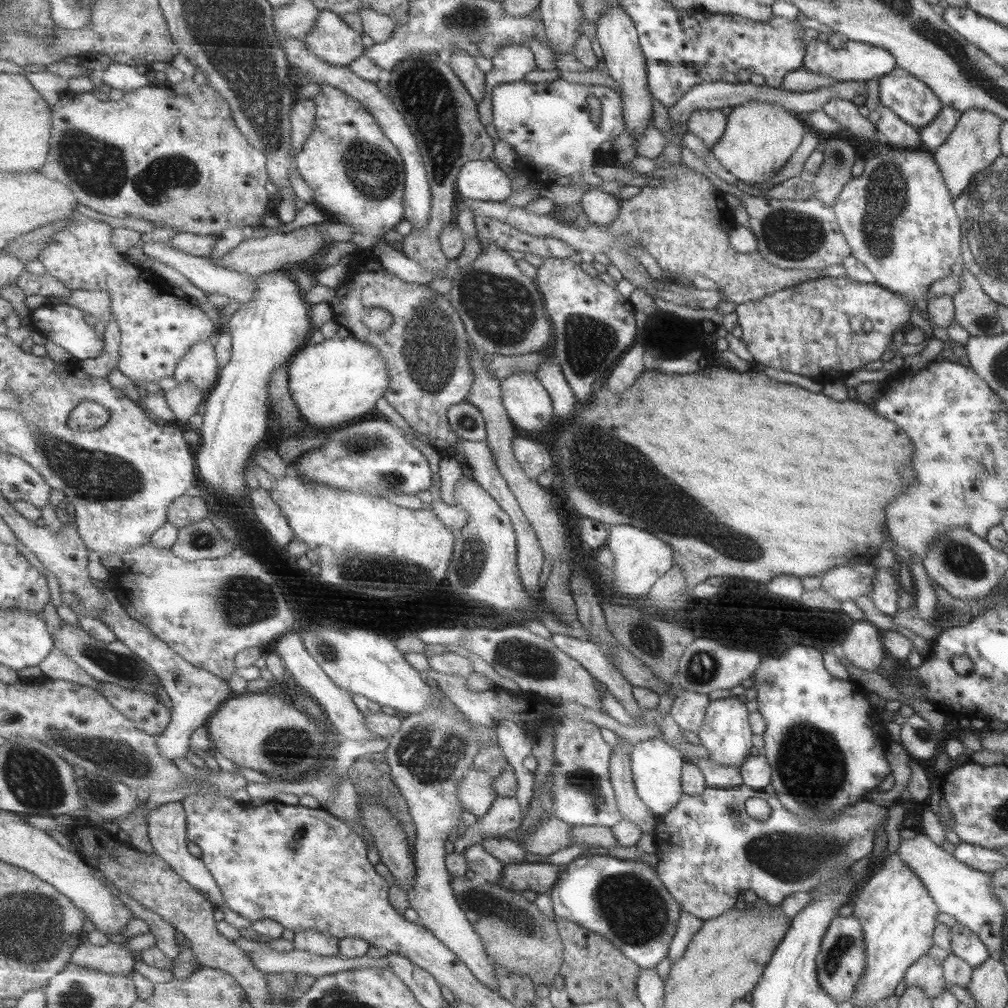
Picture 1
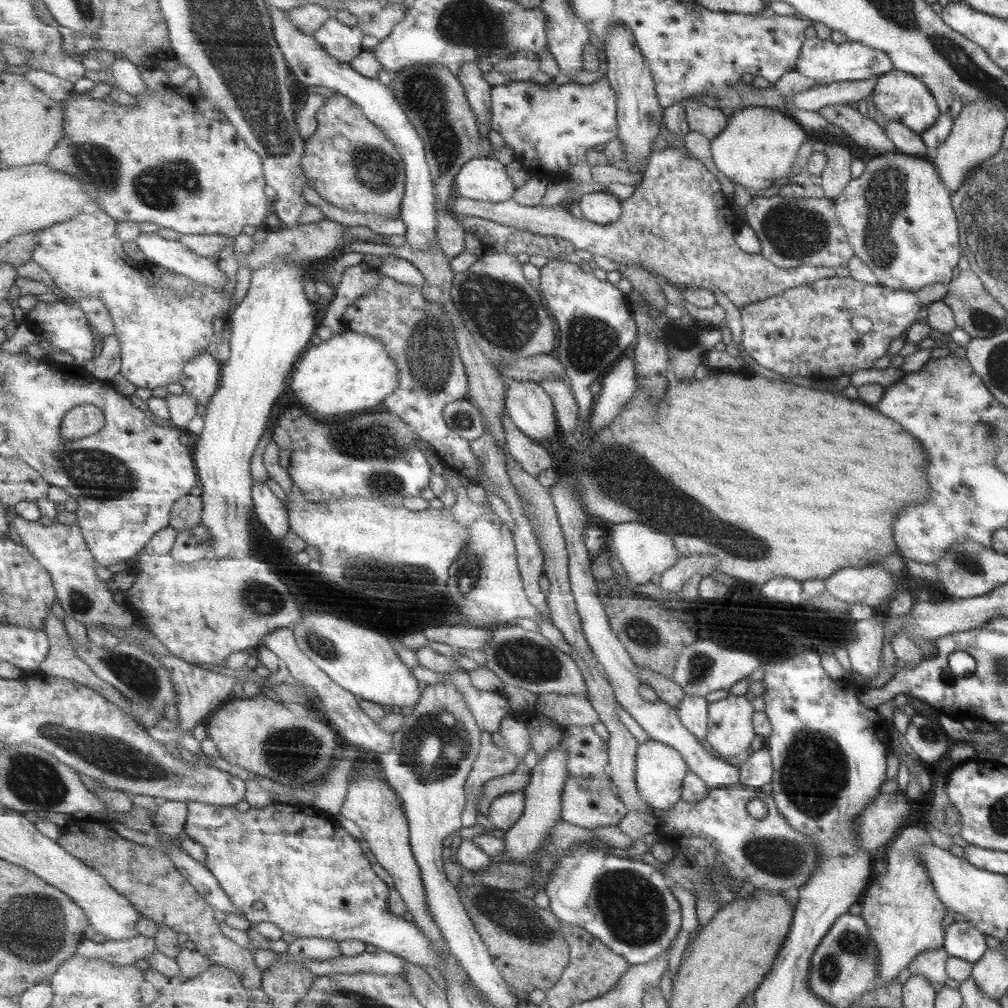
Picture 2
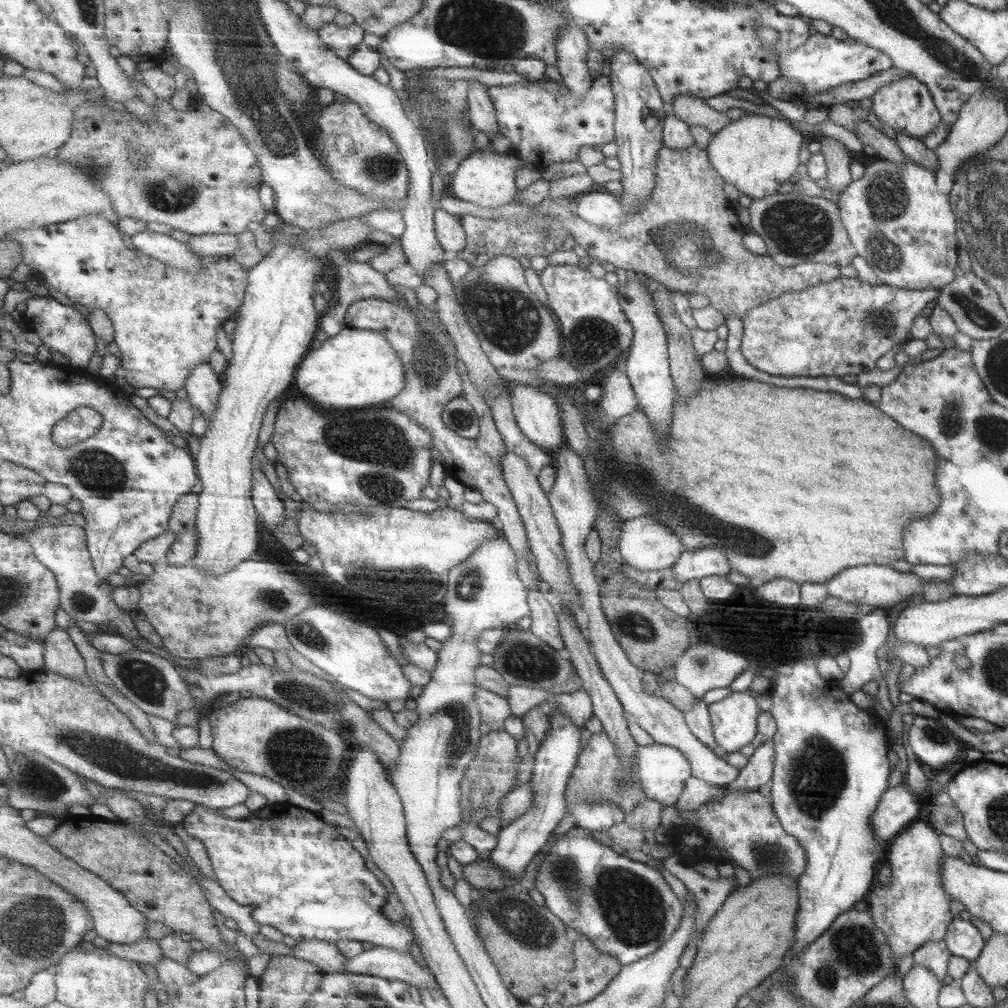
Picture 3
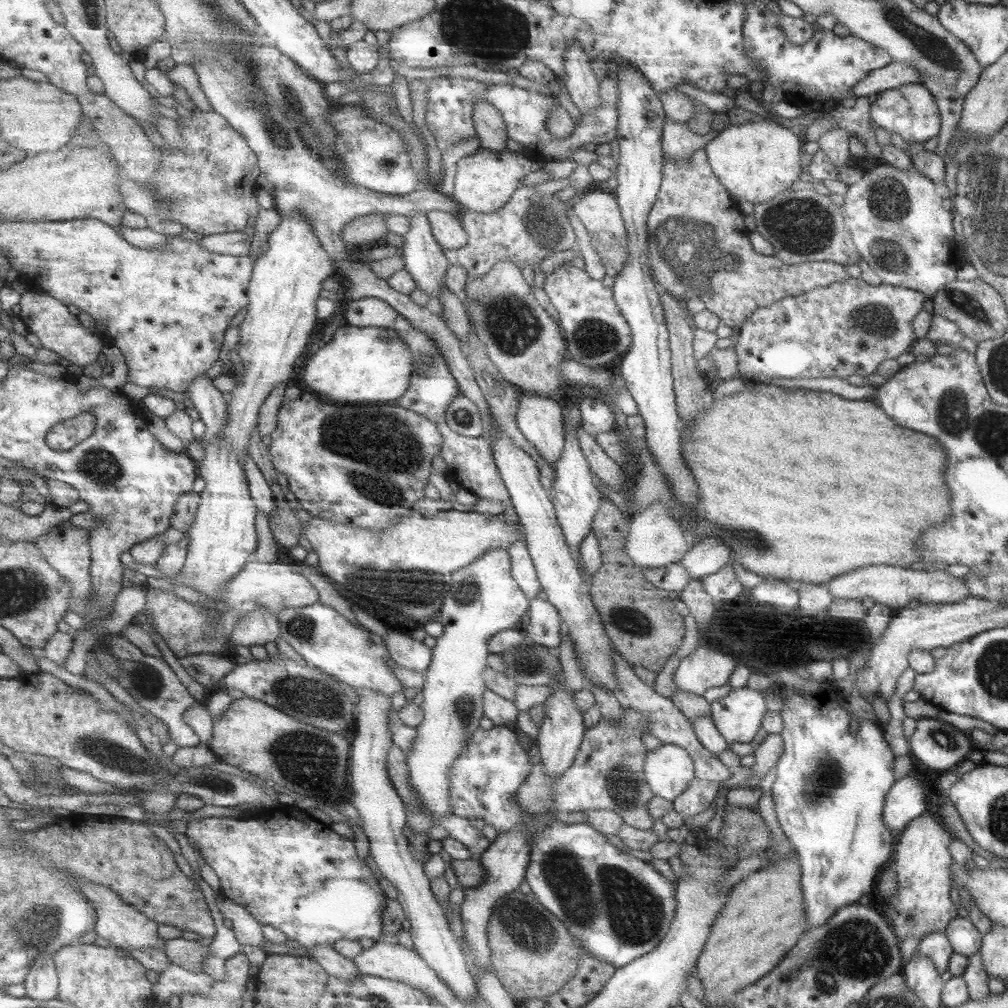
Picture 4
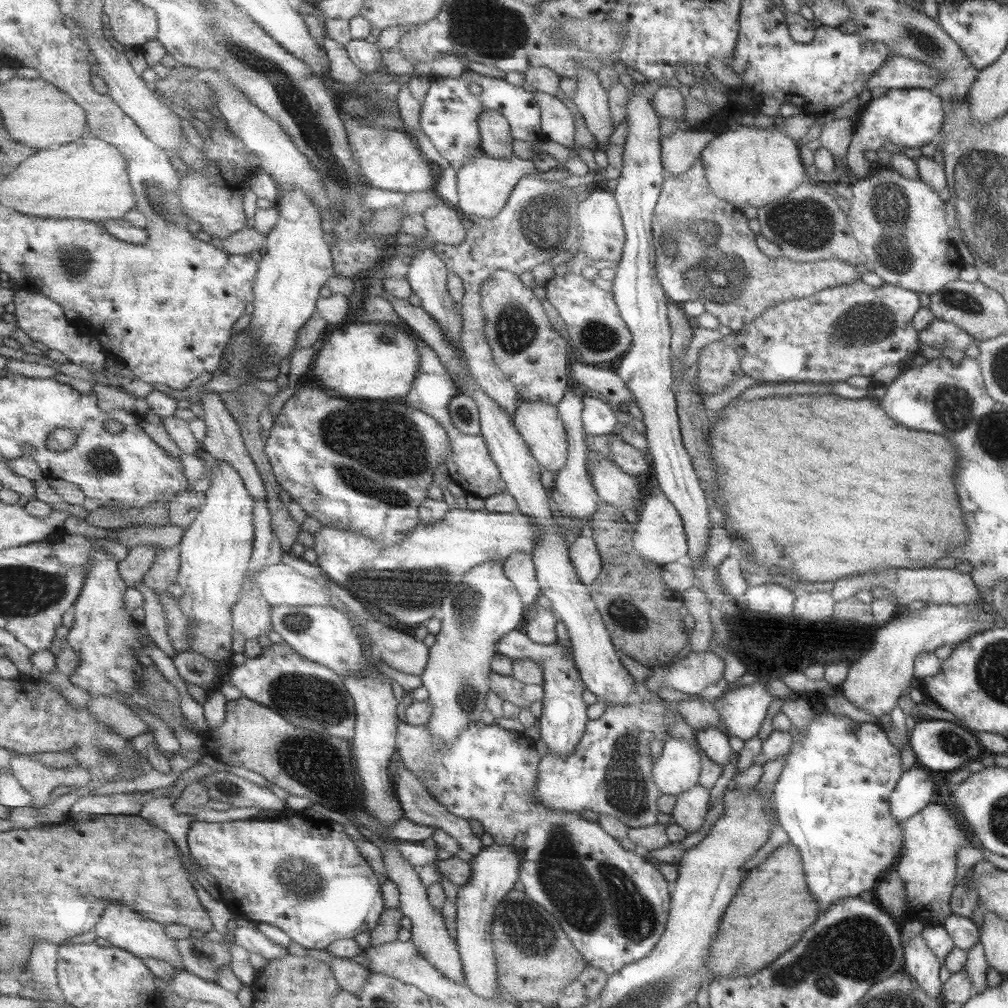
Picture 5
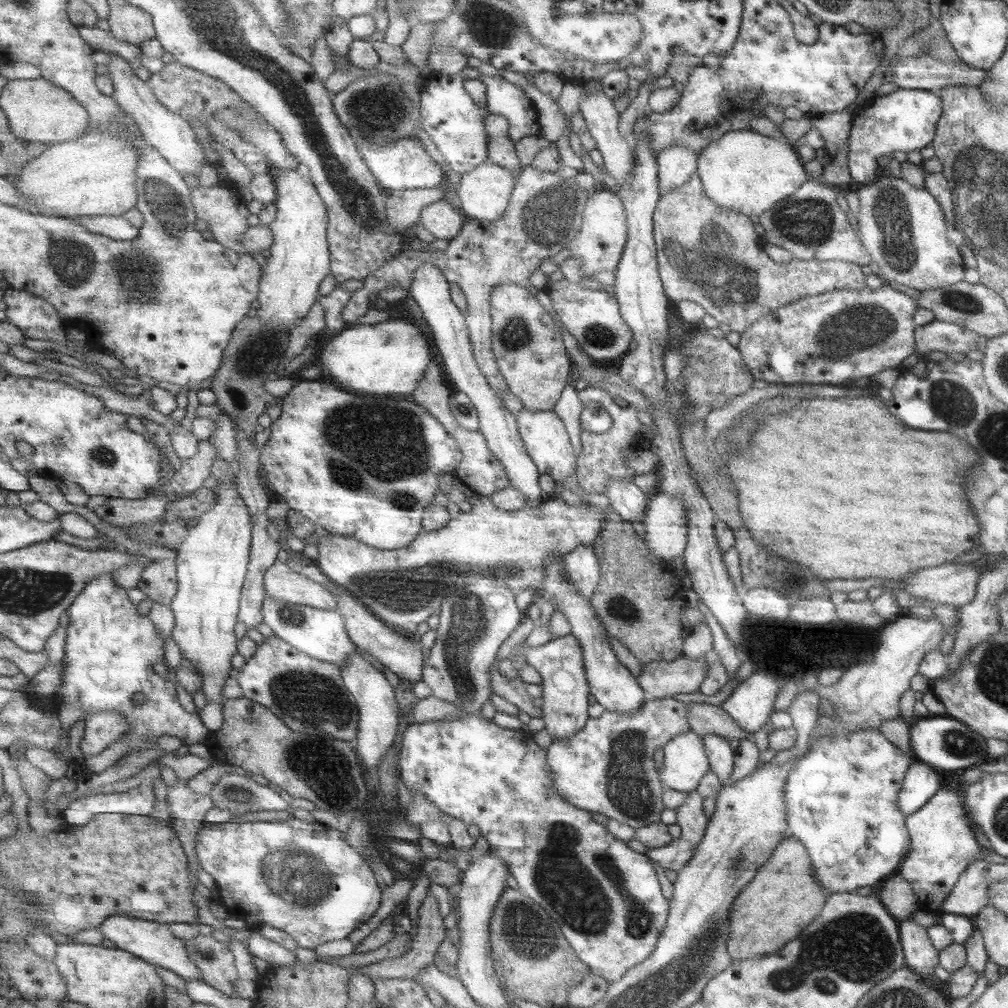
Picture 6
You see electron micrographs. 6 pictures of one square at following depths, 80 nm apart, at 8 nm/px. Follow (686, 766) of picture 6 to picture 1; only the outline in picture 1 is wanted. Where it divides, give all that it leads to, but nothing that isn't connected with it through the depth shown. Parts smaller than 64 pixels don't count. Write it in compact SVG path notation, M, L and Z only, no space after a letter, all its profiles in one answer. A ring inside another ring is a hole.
M657 737L642 740L632 745L630 767L633 786L641 802L657 817L669 812L678 803L679 797L682 795L680 776L684 761L675 747Z

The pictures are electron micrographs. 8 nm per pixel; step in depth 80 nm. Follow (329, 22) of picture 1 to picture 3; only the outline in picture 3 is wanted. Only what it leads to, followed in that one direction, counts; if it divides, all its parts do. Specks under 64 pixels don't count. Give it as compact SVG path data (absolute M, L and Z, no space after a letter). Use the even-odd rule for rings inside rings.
M330 23L325 25L320 31L320 38L333 49L341 58L349 60L355 52L357 46L365 38L365 30L359 24L353 24L349 27L341 27Z

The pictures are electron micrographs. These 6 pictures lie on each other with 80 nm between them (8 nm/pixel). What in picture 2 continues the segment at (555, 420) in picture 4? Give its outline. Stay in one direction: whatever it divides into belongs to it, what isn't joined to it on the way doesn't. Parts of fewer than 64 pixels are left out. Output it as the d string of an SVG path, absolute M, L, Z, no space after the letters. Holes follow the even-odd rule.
M502 377L504 382L504 407L519 431L531 441L551 440L553 433L557 436L556 416L550 395L541 384L531 380L513 380Z

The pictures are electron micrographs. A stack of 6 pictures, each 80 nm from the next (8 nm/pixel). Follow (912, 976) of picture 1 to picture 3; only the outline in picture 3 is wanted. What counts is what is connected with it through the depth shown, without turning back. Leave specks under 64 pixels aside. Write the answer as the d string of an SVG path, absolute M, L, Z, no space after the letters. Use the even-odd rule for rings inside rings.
M944 940L925 942L911 954L913 966L923 966L941 982L946 976L947 962L950 956Z

